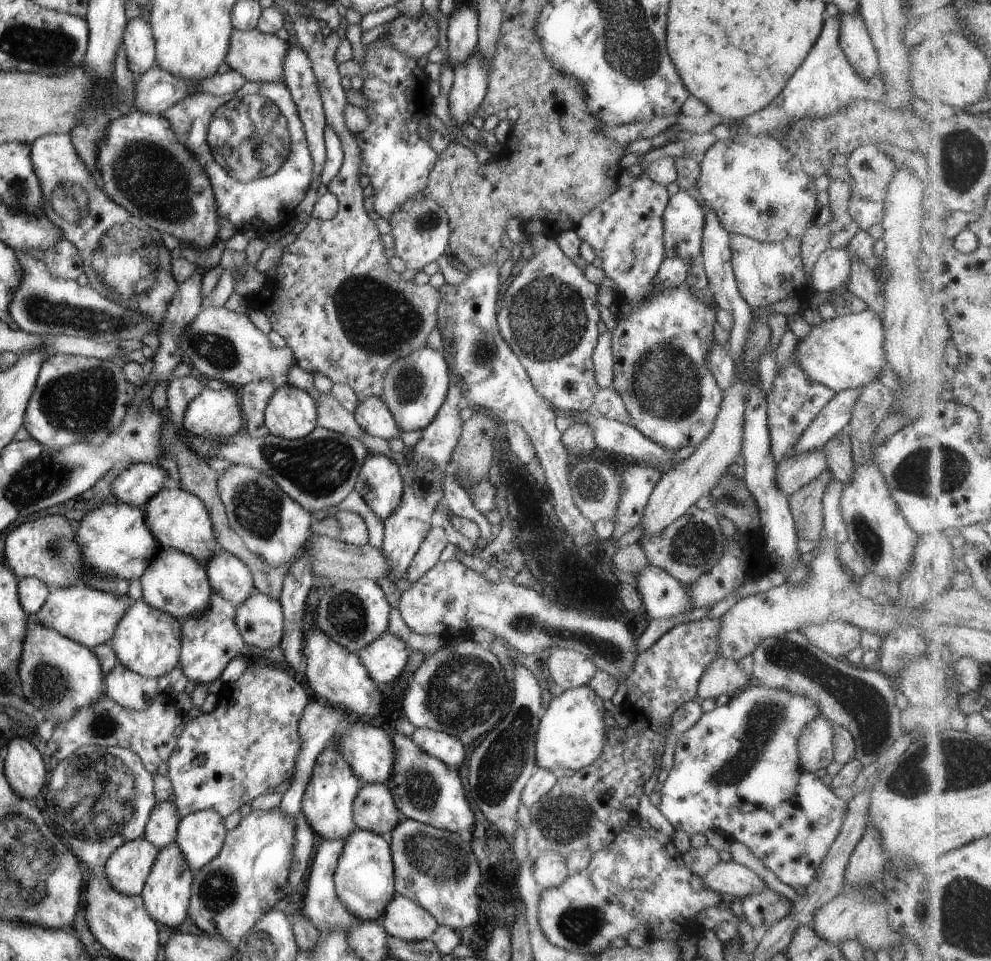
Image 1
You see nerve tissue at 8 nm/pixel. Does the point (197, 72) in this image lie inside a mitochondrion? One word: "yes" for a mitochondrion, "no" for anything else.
no

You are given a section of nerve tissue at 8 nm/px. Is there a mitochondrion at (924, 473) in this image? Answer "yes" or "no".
yes

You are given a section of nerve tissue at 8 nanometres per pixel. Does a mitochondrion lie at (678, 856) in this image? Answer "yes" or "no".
no

